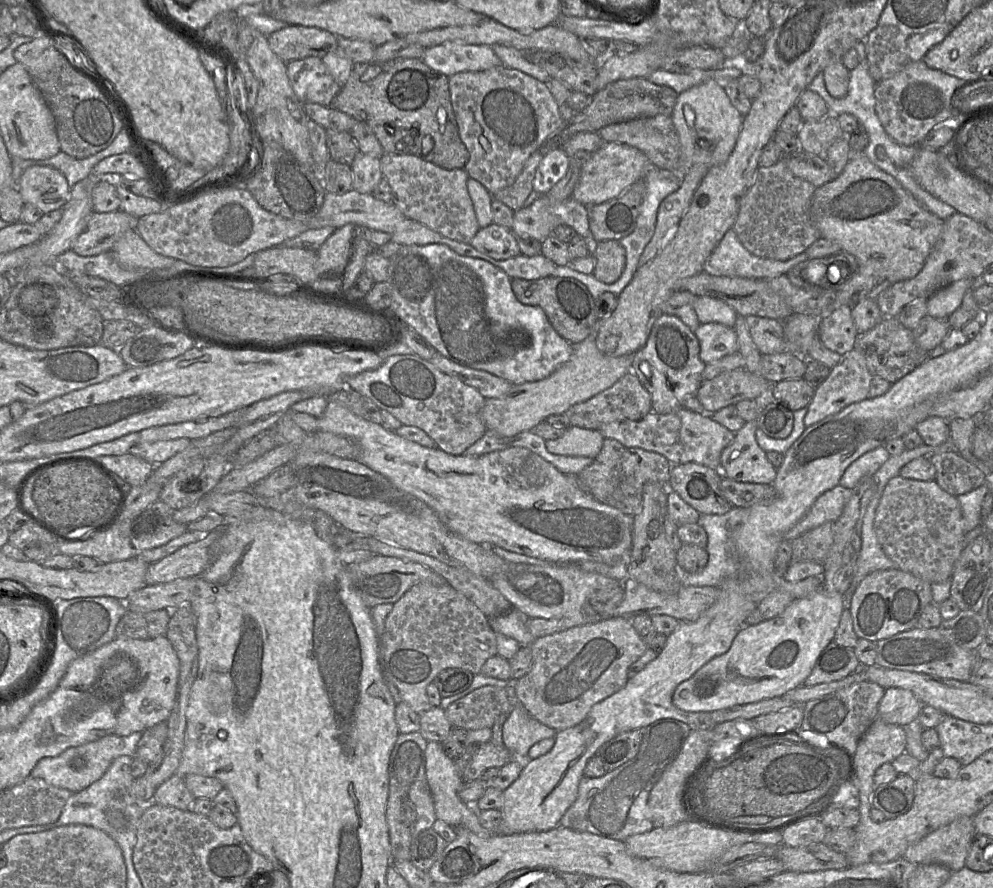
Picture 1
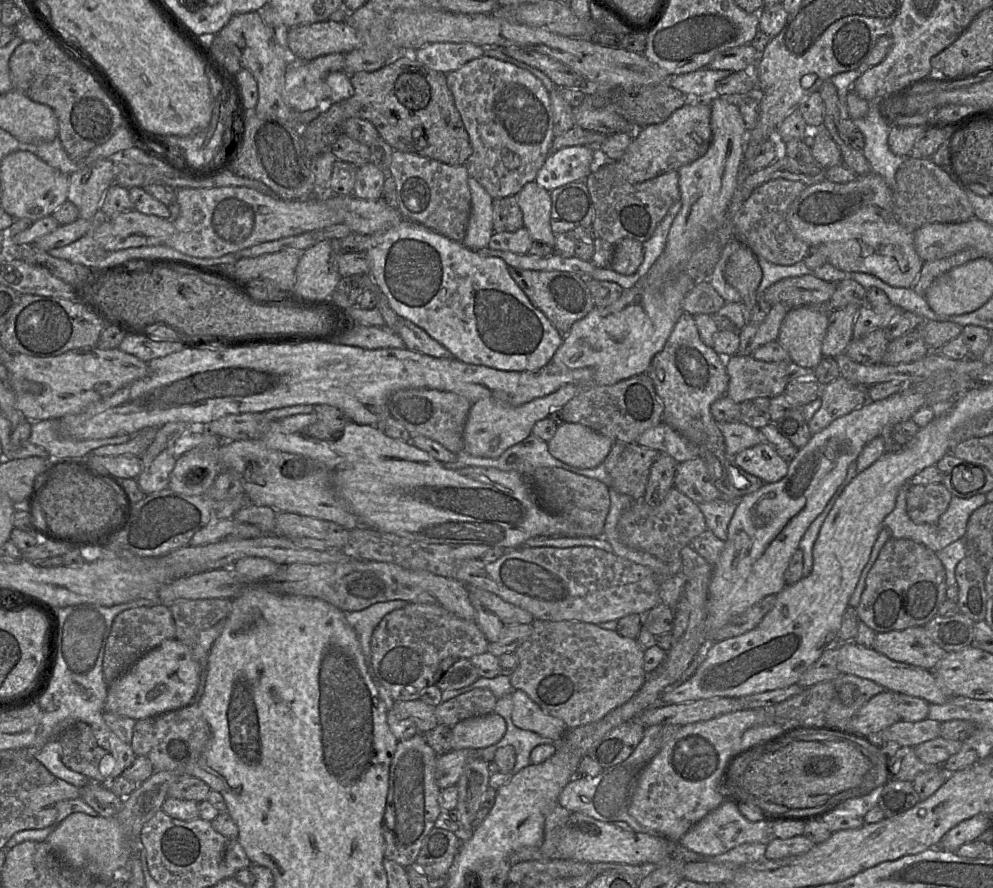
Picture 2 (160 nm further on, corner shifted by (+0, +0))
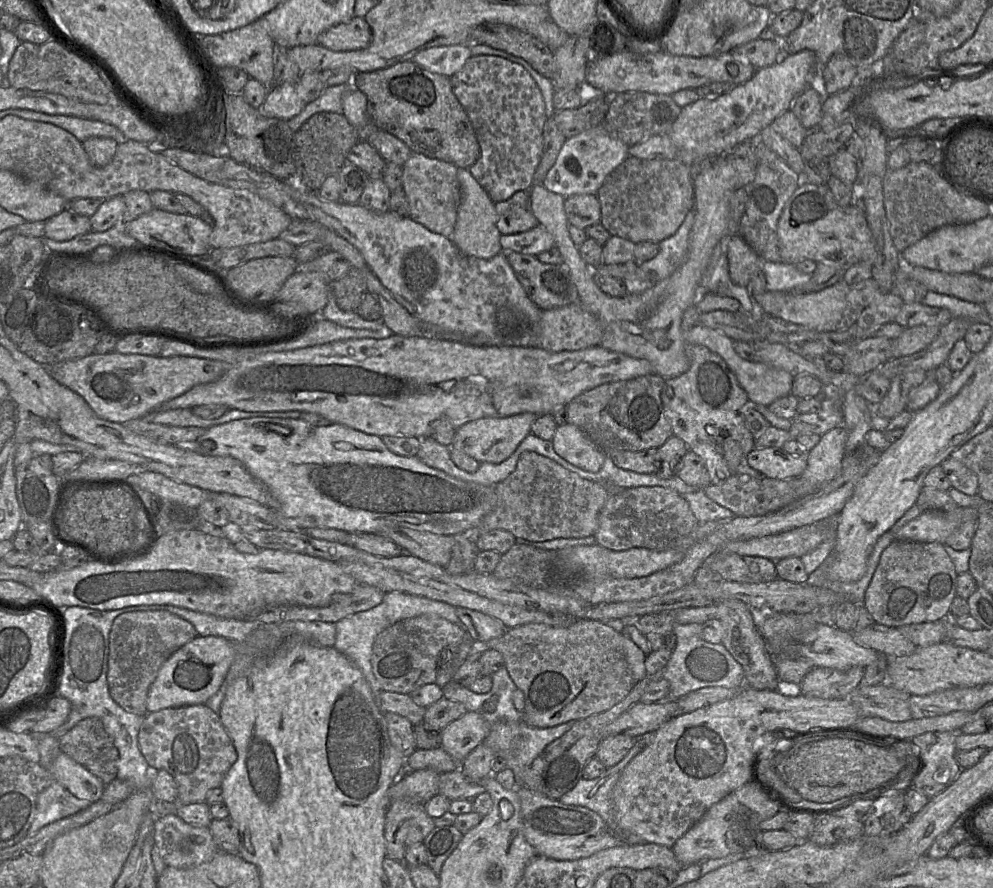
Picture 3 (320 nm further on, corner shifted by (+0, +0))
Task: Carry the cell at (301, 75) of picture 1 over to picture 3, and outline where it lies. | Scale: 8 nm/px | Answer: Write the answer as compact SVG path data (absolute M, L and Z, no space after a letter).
M284 83L272 85L260 108L257 108L266 118L290 120L298 115L306 106L296 91L296 84Z

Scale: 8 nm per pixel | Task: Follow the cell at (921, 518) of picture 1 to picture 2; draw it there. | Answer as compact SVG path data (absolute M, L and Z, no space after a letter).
M942 483L911 484L906 499L907 514L914 523L936 524L952 496Z

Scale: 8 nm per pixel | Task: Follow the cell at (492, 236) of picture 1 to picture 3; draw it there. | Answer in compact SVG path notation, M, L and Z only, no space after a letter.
M540 224L517 234L500 236L502 252L517 252L537 256L539 253L554 247L553 236Z

